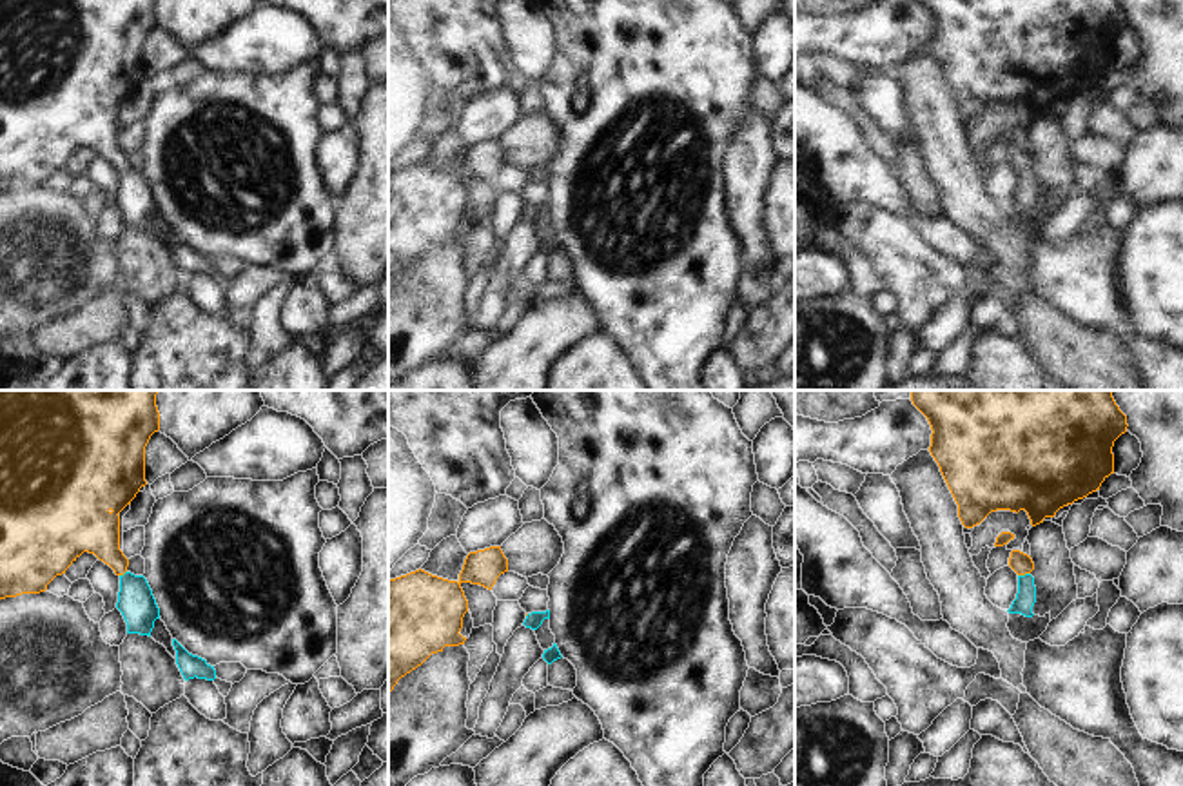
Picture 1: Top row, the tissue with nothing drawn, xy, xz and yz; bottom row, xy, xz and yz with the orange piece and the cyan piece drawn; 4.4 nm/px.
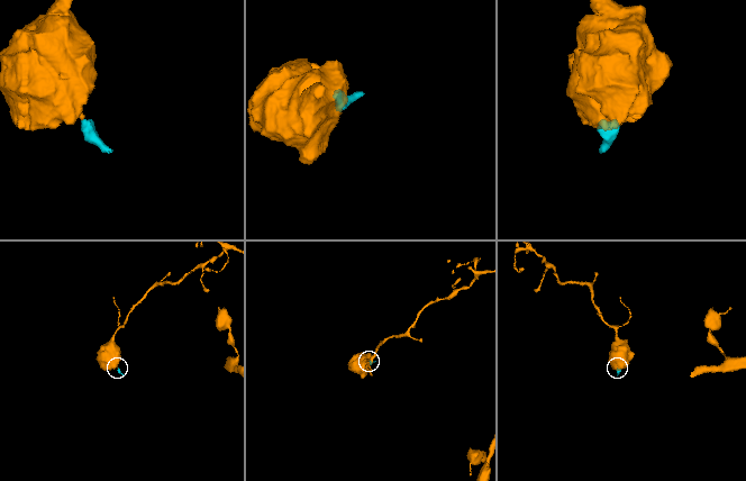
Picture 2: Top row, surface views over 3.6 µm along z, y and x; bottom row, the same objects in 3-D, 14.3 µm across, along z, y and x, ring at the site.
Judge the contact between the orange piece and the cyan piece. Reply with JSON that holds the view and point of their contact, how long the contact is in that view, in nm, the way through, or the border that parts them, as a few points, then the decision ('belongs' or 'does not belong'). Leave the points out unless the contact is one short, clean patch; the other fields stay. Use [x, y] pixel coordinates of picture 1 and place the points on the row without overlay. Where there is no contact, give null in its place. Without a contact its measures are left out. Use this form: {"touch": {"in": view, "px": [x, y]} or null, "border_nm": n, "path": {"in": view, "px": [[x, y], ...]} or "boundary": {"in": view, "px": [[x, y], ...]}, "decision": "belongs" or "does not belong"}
{"touch": {"in": "yz", "px": [1024, 167]}, "border_nm": 60, "path": {"in": "yz", "px": [[1022, 157], [1024, 167], [1026, 191]]}, "decision": "belongs"}

